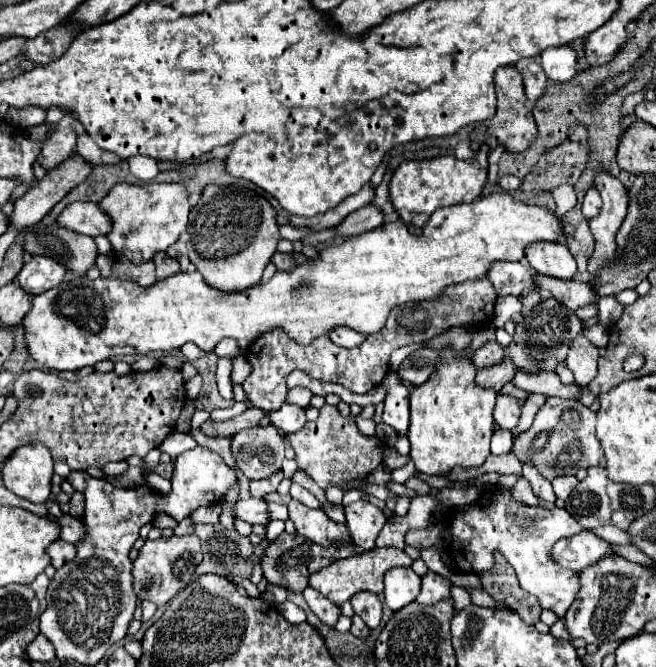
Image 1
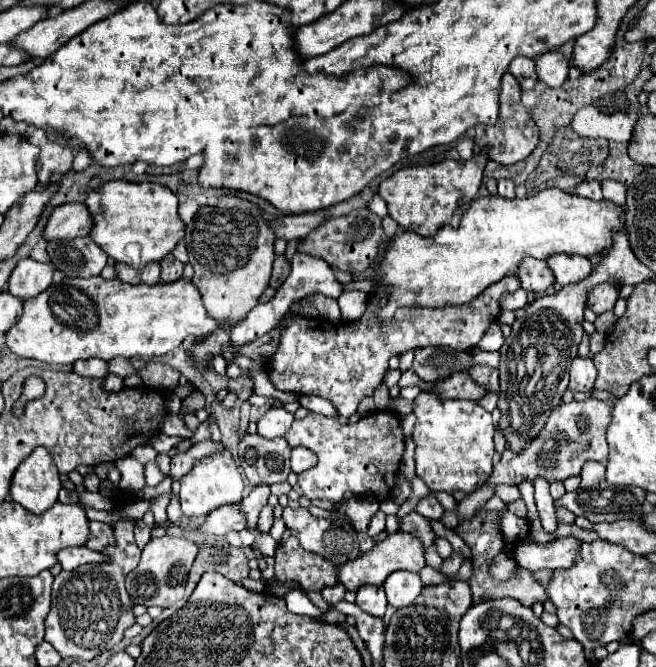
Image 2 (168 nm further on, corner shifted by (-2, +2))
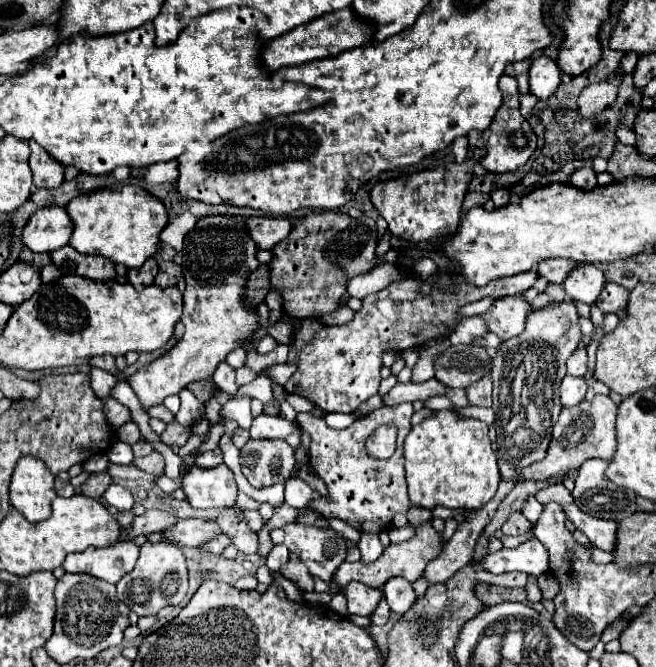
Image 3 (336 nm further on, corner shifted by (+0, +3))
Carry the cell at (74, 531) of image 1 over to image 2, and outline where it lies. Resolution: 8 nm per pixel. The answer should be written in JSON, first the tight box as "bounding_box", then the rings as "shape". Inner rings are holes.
{"bounding_box":[86,521,114,551],"shape":[[[90,521],[90,535],[88,535],[86,545],[90,549],[94,549],[94,551],[102,551],[108,545],[114,545],[114,529],[112,529],[112,525]]]}

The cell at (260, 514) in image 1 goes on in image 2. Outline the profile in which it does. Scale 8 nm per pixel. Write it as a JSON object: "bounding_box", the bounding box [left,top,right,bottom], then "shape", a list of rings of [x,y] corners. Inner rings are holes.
{"bounding_box":[196,505,246,535],"shape":[[[224,505],[206,515],[206,519],[196,525],[198,533],[204,535],[226,535],[228,531],[242,531],[246,527],[240,505]]]}

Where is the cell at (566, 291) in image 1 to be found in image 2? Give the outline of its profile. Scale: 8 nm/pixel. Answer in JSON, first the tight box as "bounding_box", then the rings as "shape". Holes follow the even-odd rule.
{"bounding_box":[586,283,618,315],"shape":[[[602,283],[598,287],[592,289],[592,293],[588,295],[588,303],[586,307],[590,307],[596,315],[612,311],[618,299],[618,287],[612,283]]]}

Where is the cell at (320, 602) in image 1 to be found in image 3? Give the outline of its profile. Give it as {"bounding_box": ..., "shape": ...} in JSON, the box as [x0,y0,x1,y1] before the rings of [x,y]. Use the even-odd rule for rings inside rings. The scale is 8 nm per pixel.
{"bounding_box":[284,522,348,586],"shape":[[[300,522],[286,524],[284,532],[284,544],[288,550],[300,556],[314,578],[320,578],[332,586],[332,576],[348,554],[346,538],[334,528],[306,526]]]}

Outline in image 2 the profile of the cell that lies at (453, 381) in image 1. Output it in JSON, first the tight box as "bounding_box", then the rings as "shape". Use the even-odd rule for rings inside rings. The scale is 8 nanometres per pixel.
{"bounding_box":[412,391,494,495],"shape":[[[422,391],[414,399],[414,415],[418,417],[412,433],[416,443],[416,475],[430,491],[462,491],[470,495],[488,481],[492,475],[494,423],[486,409],[476,401],[438,399],[436,395]]]}

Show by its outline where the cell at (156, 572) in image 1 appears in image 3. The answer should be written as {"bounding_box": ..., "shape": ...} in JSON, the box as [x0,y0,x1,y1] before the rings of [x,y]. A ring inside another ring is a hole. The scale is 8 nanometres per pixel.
{"bounding_box":[116,542,188,616],"shape":[[[170,542],[142,544],[134,570],[124,574],[124,578],[120,578],[116,588],[118,588],[118,598],[138,616],[150,616],[164,606],[180,604],[188,590],[188,570],[186,570],[186,556],[182,548]]]}

